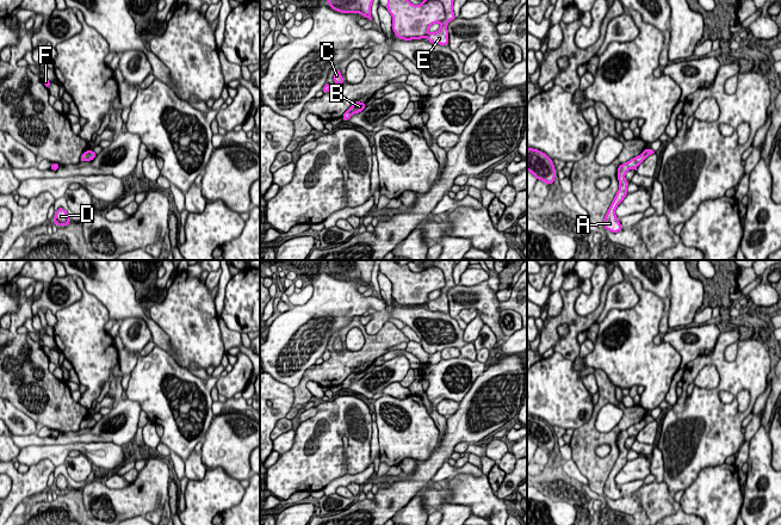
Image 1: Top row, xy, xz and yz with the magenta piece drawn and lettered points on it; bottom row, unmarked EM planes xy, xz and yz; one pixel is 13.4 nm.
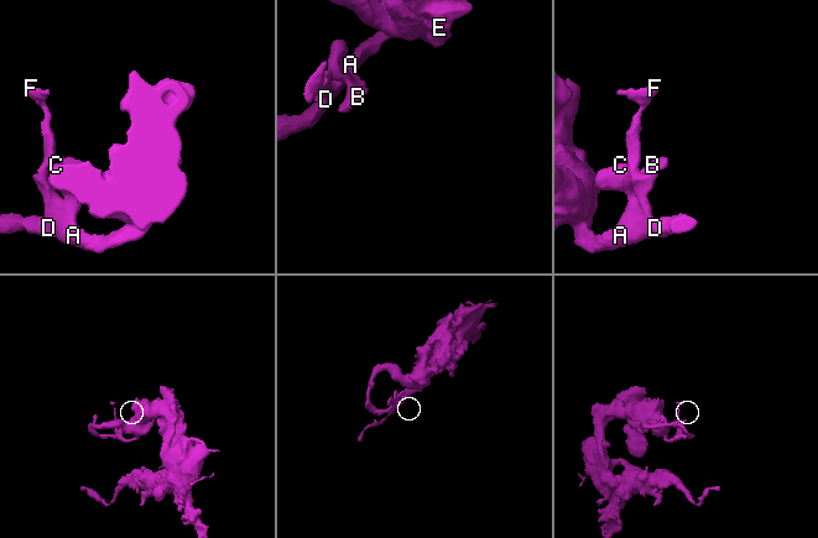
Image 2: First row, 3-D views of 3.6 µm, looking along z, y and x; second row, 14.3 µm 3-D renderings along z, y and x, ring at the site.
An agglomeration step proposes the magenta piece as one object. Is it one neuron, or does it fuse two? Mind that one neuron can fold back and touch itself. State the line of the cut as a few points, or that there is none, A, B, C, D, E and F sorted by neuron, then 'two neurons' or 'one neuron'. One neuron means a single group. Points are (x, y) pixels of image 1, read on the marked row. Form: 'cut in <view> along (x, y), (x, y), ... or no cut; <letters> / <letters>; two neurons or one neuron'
no cut; A B C D E F; one neuron

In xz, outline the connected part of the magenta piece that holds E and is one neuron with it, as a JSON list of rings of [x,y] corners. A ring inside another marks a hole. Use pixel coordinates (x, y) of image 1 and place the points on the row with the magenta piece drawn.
[[[388,0],[385,5],[392,17],[392,31],[404,41],[428,38],[432,44],[448,45],[447,24],[455,19],[454,0],[423,0],[413,5],[409,0]],[[440,23],[436,32],[429,33],[430,25]]]

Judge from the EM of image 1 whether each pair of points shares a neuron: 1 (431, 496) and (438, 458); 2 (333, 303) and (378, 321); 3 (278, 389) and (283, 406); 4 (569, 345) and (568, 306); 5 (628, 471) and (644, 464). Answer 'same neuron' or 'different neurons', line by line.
1: different neurons
2: different neurons
3: same neuron
4: same neuron
5: same neuron

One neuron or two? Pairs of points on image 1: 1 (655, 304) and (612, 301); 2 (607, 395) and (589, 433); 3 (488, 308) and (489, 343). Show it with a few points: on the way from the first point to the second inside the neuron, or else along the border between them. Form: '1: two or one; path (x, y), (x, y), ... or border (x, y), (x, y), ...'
1: two; border (626, 278), (638, 301), (630, 308), (609, 312)
2: one; path (600, 405), (590, 424)
3: two; border (484, 323), (497, 338)

